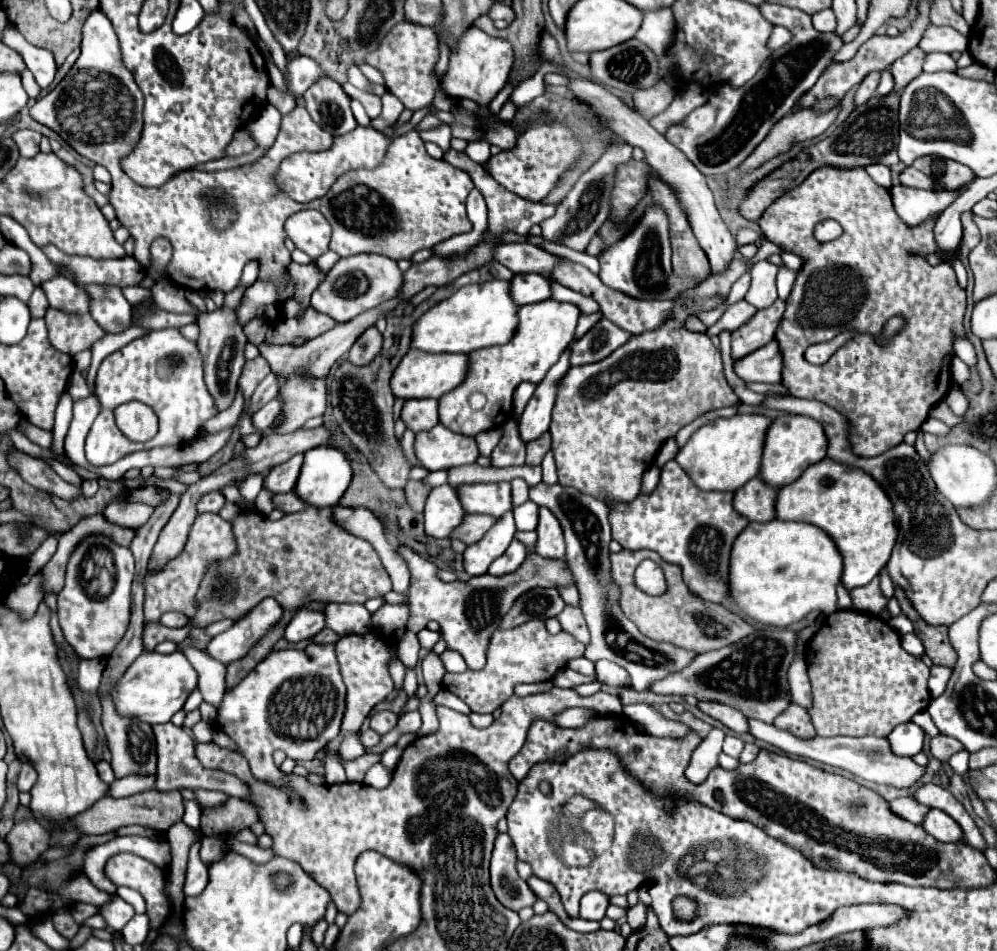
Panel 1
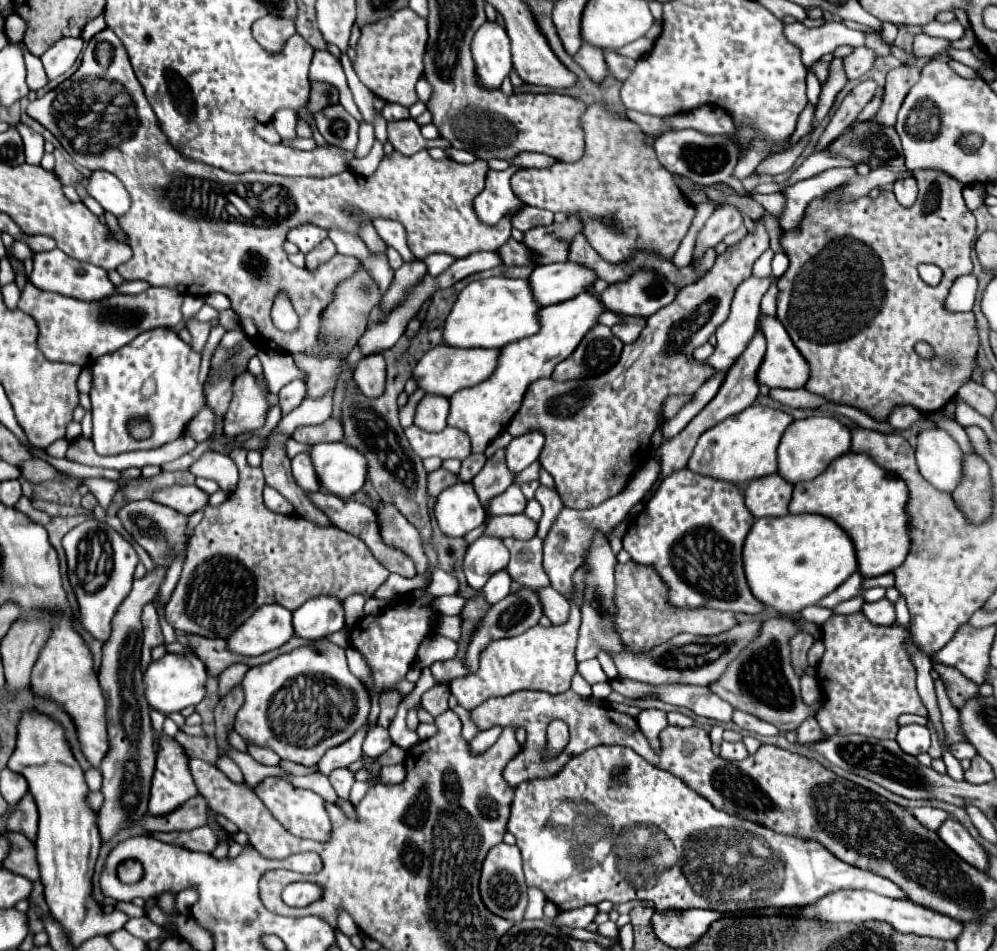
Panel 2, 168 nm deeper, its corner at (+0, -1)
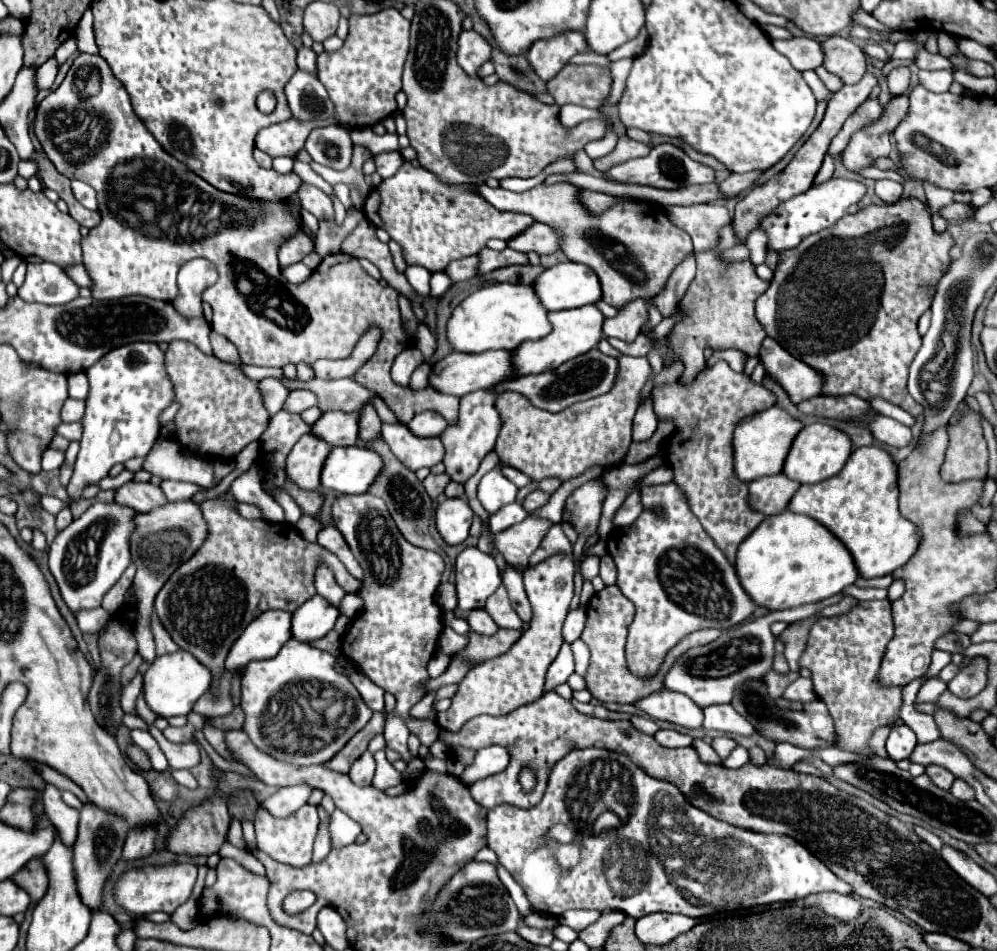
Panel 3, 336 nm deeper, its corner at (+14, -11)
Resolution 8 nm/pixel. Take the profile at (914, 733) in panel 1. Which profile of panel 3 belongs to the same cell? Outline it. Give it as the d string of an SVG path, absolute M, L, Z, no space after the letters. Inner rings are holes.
M908 725L894 727L890 737L888 737L888 741L886 741L888 757L894 759L894 761L908 759L912 755L914 747L916 747L916 735L914 735L914 731Z

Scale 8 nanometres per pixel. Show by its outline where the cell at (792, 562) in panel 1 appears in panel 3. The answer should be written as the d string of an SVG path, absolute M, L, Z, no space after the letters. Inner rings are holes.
M784 511L766 517L738 547L736 573L748 597L768 611L782 611L832 597L856 581L848 549L824 525L806 515Z

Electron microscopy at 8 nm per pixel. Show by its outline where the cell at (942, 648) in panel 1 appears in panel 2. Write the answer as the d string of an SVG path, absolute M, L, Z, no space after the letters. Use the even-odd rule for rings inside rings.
M934 665L934 669L940 673L940 677L946 685L946 693L956 709L962 709L962 703L966 703L966 699L970 699L970 695L978 695L978 685L974 685L970 679L966 679L954 667Z

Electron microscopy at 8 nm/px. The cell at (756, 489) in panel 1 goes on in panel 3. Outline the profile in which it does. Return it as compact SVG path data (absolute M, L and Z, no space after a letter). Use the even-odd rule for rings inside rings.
M782 473L756 479L750 483L748 505L754 511L764 513L766 517L778 515L786 509L788 501L792 499L792 495L796 493L798 487L800 487L800 483L796 483L788 477L782 477Z

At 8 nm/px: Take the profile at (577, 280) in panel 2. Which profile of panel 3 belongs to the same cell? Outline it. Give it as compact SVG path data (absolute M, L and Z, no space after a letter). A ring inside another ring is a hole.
M572 261L544 269L532 287L546 311L574 309L600 299L600 281L596 273Z

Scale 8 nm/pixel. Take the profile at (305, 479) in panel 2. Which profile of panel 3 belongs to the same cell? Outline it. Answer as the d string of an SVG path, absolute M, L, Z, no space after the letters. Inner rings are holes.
M310 433L300 437L286 459L286 475L304 491L316 491L320 487L320 465L328 455L328 445Z

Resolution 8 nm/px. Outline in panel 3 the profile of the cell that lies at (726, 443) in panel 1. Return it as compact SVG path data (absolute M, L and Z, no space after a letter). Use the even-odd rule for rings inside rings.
M770 407L764 411L758 411L746 419L742 419L732 437L732 449L734 449L734 473L740 481L750 483L754 479L766 477L766 475L778 475L784 465L784 457L788 455L790 443L794 441L796 433L802 429L802 423L792 419L784 409Z

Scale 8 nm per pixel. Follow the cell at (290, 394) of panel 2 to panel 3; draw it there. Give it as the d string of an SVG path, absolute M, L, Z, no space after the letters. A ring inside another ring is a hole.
M298 389L298 391L290 391L282 409L290 411L290 413L302 413L304 409L308 409L312 405L316 405L316 395L312 391Z

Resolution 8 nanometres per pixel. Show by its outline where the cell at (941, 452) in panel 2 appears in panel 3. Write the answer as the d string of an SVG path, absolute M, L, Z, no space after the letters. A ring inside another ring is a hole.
M884 415L872 419L870 429L878 441L884 441L886 445L892 445L892 447L906 447L914 439L912 431L906 425L894 421L890 417L884 417Z

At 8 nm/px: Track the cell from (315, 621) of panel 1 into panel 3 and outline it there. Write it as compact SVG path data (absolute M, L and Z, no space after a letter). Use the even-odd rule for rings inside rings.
M314 595L292 613L292 637L302 643L322 639L328 631L332 631L338 615L336 607L320 595Z

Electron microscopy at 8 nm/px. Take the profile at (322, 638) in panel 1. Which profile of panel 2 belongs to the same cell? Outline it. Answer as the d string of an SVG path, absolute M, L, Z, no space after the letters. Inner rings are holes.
M186 635L188 637L188 647L206 663L208 667L208 673L212 677L220 677L220 673L234 665L234 663L244 663L248 667L256 667L256 665L262 665L266 661L272 661L278 653L286 653L286 651L292 651L296 647L302 647L302 645L308 645L310 641L304 641L300 637L292 637L290 643L286 643L282 649L274 649L274 651L268 651L264 655L258 655L254 659L246 659L246 657L238 657L234 655L232 651L228 651L228 643L222 641L222 639L206 639L206 637L200 637L200 635Z

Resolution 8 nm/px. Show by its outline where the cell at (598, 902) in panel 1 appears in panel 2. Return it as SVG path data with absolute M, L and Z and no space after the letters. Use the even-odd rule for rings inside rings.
M594 905L578 907L572 911L558 911L558 915L554 917L554 925L556 927L570 927L570 929L584 929L588 923L592 923L596 913L598 913L598 909Z

